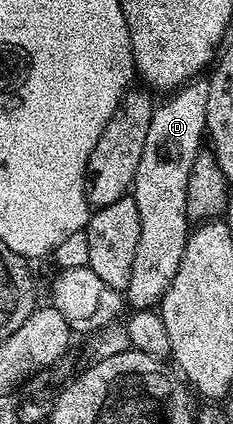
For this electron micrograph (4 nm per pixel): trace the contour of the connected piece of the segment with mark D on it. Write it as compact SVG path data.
M209 79L189 80L166 97L164 104L156 107L149 122L149 134L145 134L145 150L141 150L141 162L137 162L137 174L133 195L137 202L137 214L141 214L141 238L137 242L137 254L133 254L133 274L125 289L125 304L128 309L154 309L163 301L165 290L177 278L181 258L185 258L185 246L189 235L187 219L187 191L193 162L200 152L207 130L209 110Z

